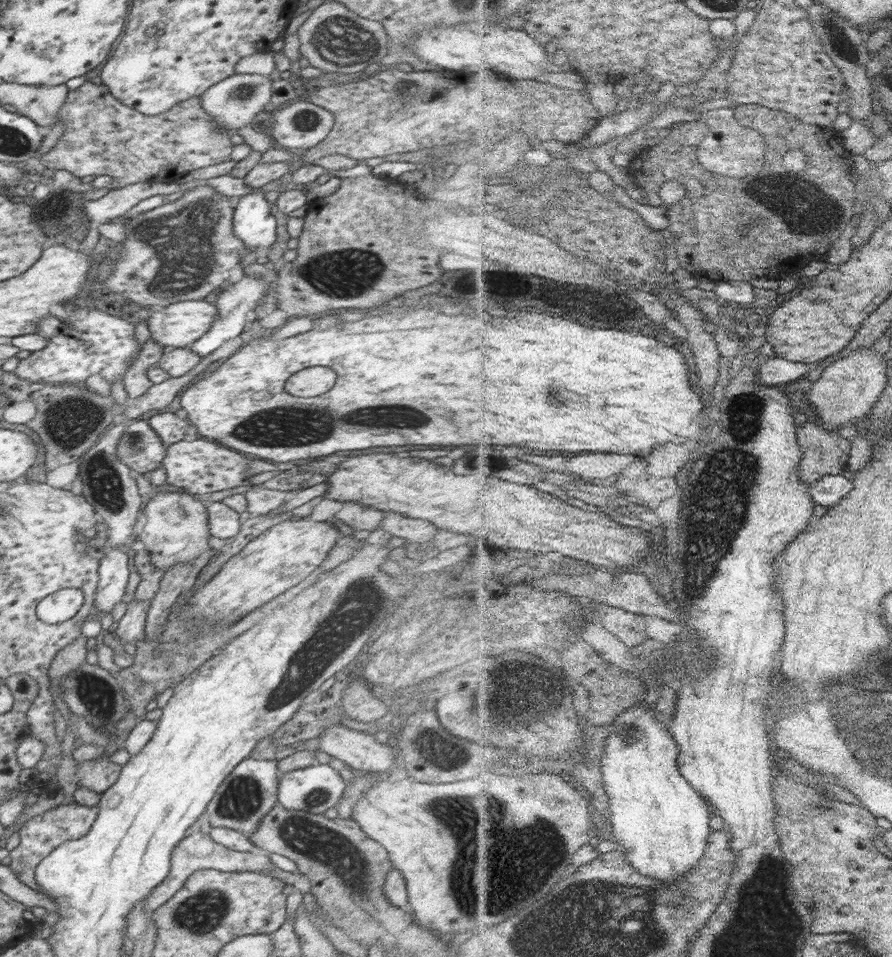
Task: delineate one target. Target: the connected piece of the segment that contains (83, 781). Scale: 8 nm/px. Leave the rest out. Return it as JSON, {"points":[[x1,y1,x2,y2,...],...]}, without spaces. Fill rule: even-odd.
{"points":[[104,754,98,759,90,760,90,762,83,761,78,766,80,786,86,786,86,788,102,794,116,782,121,773,121,766,112,763,108,754]]}

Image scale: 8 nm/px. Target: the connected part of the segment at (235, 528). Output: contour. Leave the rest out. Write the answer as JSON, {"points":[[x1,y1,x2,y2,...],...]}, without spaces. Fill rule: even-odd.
{"points":[[214,501,207,508,208,529,210,535,219,539,230,539,240,532,241,514,236,513,227,504,220,501]]}

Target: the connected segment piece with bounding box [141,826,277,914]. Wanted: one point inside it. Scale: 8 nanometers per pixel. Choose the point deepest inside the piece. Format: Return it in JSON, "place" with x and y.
{"place":[198,851]}

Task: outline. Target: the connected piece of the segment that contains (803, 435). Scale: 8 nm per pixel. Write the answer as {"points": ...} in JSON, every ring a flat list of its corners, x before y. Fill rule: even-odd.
{"points":[[808,421,806,426,800,428,800,442,805,452,803,464,800,465,804,482,813,485,824,477,839,475,847,470,853,455,854,440]]}

